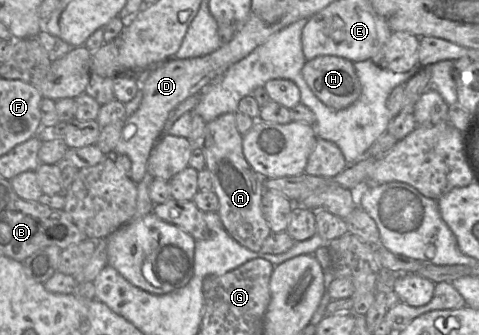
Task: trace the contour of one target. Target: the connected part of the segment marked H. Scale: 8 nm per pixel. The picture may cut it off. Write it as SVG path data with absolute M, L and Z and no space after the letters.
M319 56L306 61L302 76L314 95L334 110L349 107L361 95L353 62L339 56Z

